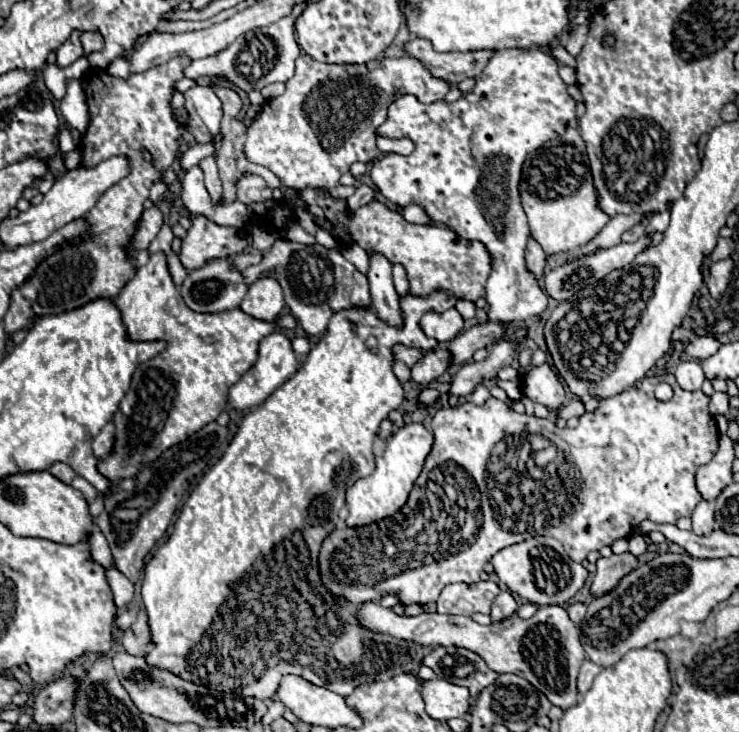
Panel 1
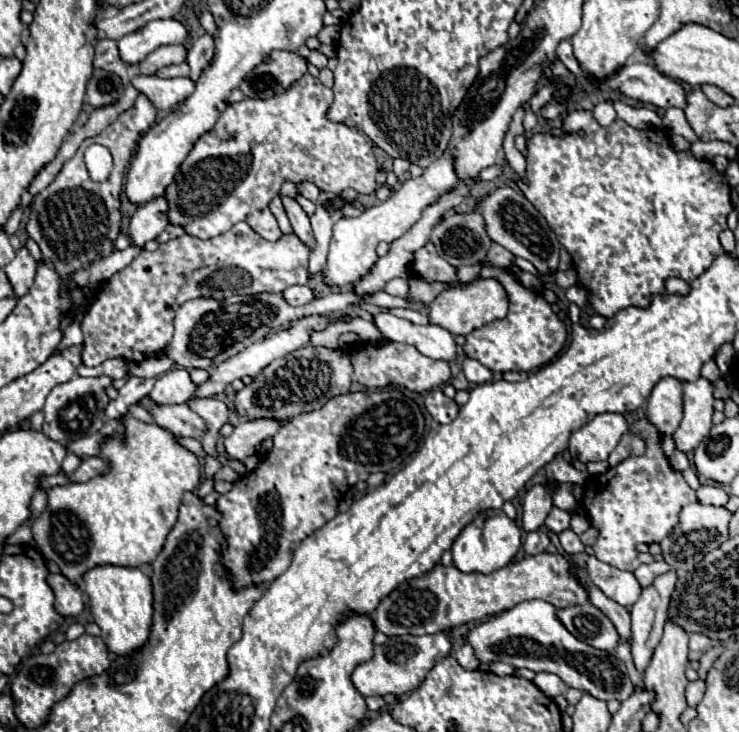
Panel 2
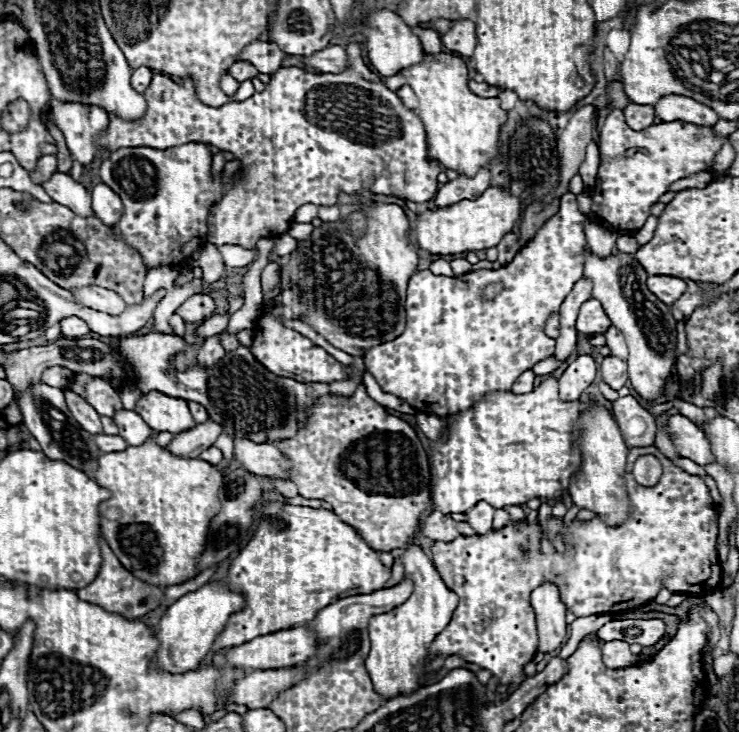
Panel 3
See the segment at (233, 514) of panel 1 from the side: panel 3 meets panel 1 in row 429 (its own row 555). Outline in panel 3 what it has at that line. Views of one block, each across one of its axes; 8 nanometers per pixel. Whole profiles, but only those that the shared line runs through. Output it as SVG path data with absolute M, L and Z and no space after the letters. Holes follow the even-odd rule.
M266 502L260 510L260 526L254 534L254 538L248 542L248 546L236 556L236 560L230 564L226 584L242 592L246 598L246 608L232 614L224 632L218 636L212 650L220 650L224 646L236 646L250 642L252 638L272 634L278 630L294 628L296 624L310 622L322 608L330 606L332 602L356 594L370 594L374 590L380 590L390 580L390 568L386 568L378 552L372 550L362 536L342 522L332 510L324 508L306 508L306 506L290 506L284 502Z

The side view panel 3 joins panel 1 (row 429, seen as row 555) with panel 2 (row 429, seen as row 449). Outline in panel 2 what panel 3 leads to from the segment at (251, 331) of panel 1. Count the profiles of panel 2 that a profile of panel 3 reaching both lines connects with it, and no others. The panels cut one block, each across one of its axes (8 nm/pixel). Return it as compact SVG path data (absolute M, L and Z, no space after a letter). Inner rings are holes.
M124 416L124 424L128 424L124 436L108 440L100 454L110 464L108 476L96 476L84 484L72 482L68 486L50 488L46 510L32 522L32 534L36 544L42 548L44 558L56 562L60 572L74 586L80 586L84 574L96 566L120 564L126 568L140 568L144 564L152 564L160 554L168 532L176 524L184 490L194 490L200 484L198 458L182 448L174 434L158 424L144 424L132 416Z

